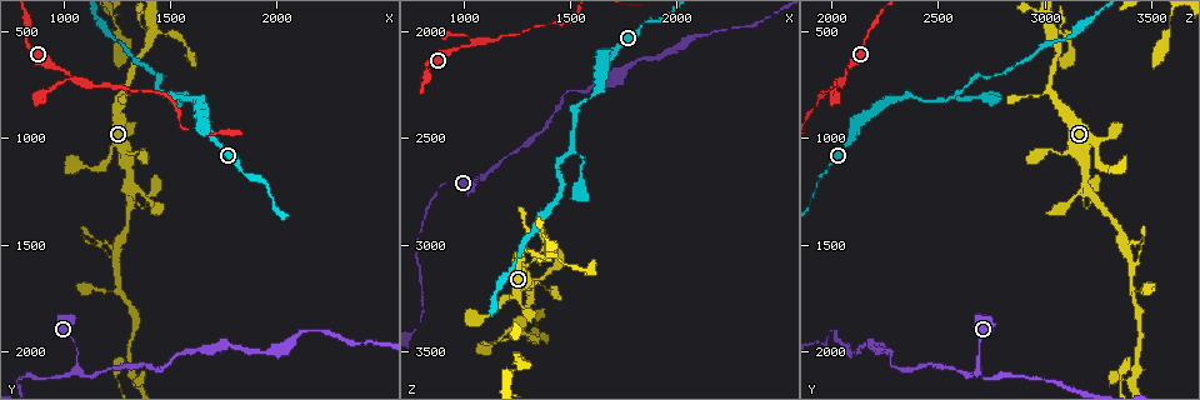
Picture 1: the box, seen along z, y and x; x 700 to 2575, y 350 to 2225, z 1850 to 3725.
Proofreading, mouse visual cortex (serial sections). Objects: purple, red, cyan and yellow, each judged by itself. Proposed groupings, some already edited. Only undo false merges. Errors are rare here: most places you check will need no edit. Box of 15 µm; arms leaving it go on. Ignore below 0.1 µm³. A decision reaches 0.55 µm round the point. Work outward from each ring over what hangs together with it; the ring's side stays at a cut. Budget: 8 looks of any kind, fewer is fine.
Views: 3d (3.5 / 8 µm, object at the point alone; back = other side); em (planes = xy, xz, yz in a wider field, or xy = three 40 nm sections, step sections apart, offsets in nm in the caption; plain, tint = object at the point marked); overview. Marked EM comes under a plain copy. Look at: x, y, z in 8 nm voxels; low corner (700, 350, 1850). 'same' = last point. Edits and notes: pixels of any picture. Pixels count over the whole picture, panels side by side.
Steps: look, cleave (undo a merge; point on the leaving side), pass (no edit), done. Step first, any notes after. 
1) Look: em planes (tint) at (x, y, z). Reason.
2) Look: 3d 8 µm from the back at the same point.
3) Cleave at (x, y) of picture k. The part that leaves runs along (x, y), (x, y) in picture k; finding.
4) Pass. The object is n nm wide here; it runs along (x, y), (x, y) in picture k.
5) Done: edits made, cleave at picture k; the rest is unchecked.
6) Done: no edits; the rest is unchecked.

Look: 3d 3.5 µm from the back at (1070, 2100, 2680). Three-way junction.

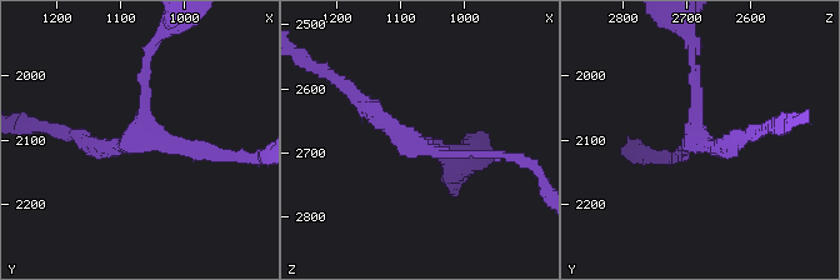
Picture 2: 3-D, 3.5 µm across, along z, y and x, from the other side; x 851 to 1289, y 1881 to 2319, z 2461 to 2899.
Look: em xy step 1 (tint) at (1075, 2095, 2690). 3 arms meet here; the arms are 100, 150, 200 nm wide; now the EM.

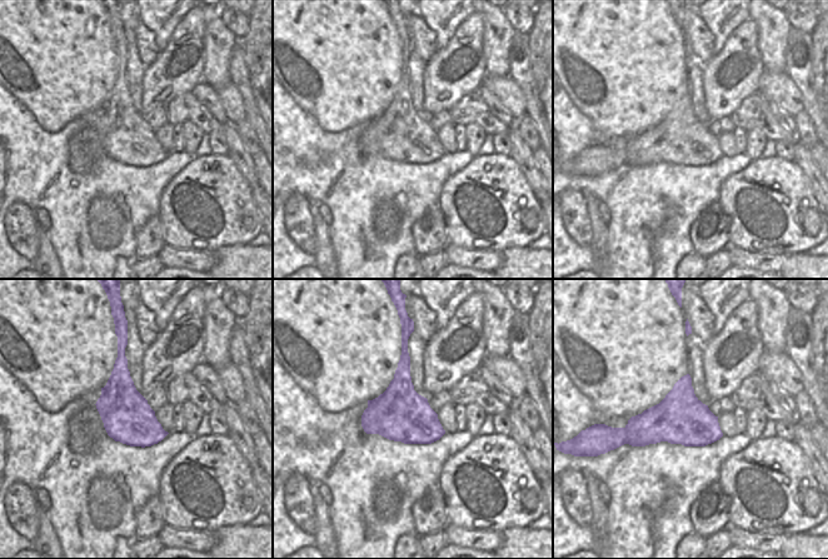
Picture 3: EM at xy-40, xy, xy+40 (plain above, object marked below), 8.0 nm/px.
Look: em xy step 3 (tint) at the same point.

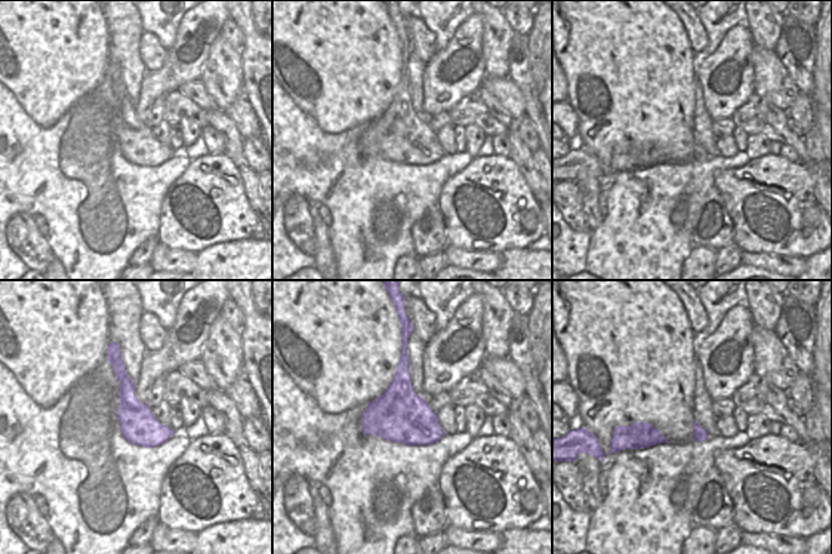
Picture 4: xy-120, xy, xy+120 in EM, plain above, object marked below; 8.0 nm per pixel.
Pass. It runs along (115, 359), (130, 410), (160, 440) in picture 4; all the same cell.

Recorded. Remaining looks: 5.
Look: 3d 3.5 µm at (1500, 810, 2560). Three-way junction.

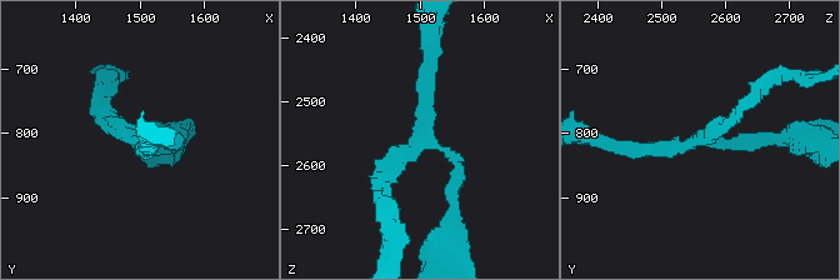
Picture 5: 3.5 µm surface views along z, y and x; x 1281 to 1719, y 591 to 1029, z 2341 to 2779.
Look: em xy step 3 (tint) at (1510, 805, 2550).

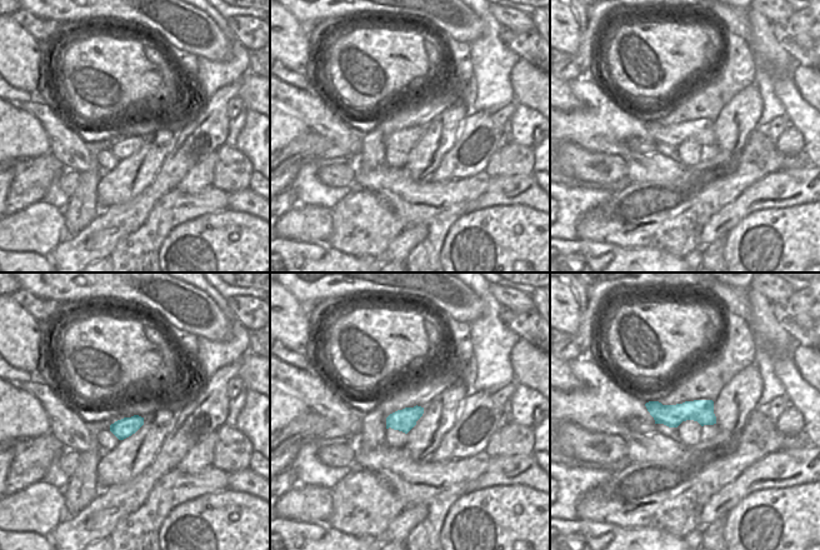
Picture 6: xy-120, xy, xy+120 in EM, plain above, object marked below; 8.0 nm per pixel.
Pass. It runs along (428, 55), (424, 135), (381, 189) in picture 5; all the same cell.

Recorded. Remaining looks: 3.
Look: 3d 8 µm from the back at (1410, 530, 3050). Thin neck.

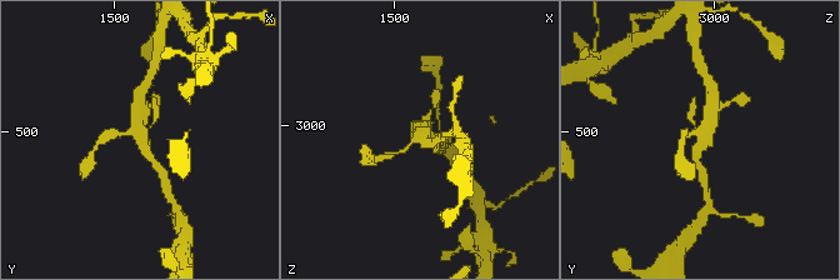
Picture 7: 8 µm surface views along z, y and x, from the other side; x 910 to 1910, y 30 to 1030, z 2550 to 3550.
Look: 3d 3.5 µm at (1410, 510, 3040).

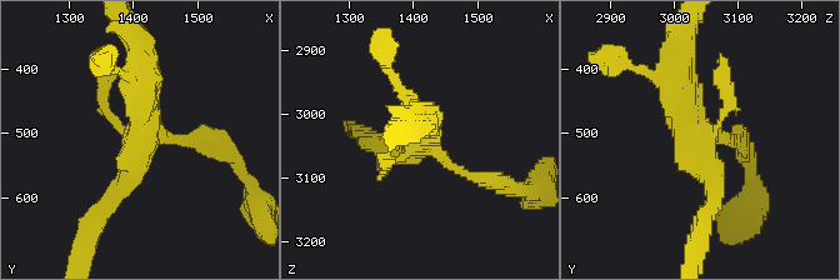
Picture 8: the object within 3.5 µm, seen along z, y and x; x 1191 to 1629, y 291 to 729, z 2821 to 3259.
Pass. It runs along (101, 211), (144, 143), (140, 66) in picture 8; one cell here.

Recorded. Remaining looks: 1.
Done: no edits; the rest is unchecked.

